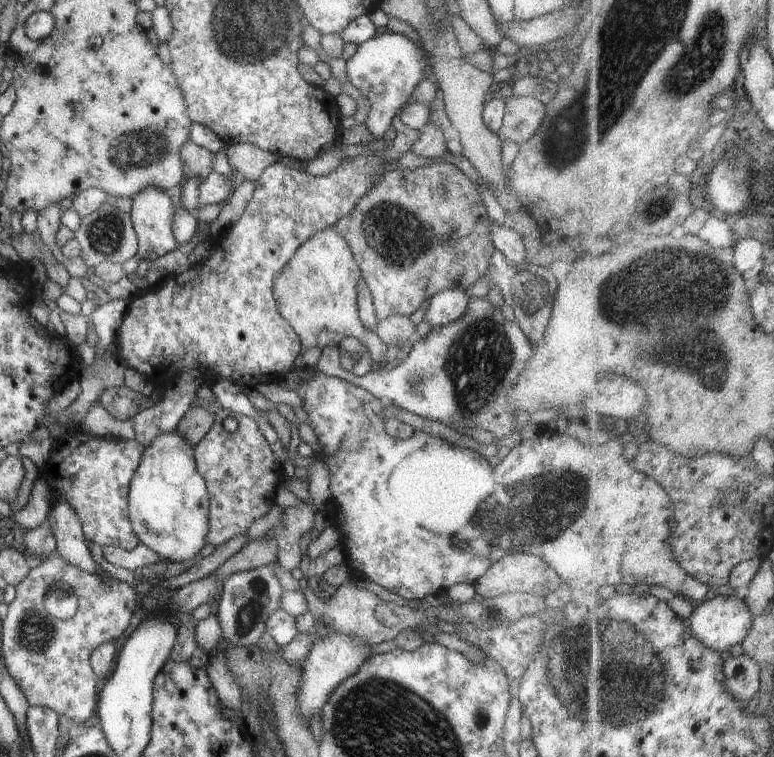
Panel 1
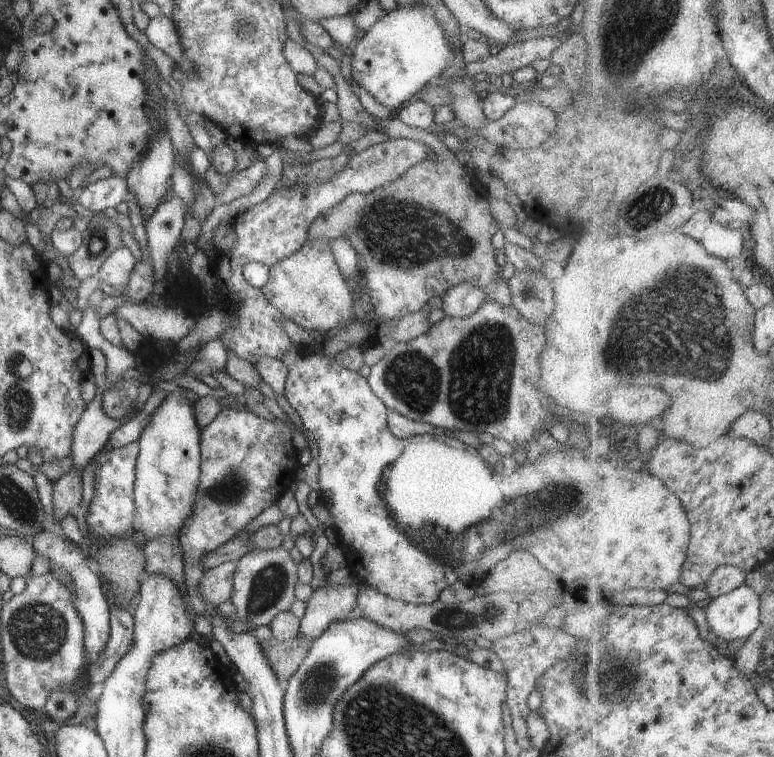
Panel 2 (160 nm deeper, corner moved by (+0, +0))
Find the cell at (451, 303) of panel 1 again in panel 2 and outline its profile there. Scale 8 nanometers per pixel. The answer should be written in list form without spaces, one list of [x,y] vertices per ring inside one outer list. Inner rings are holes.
[[[459,283],[449,287],[441,296],[441,309],[450,317],[466,317],[473,314],[485,301],[488,289],[477,287],[471,283]]]

